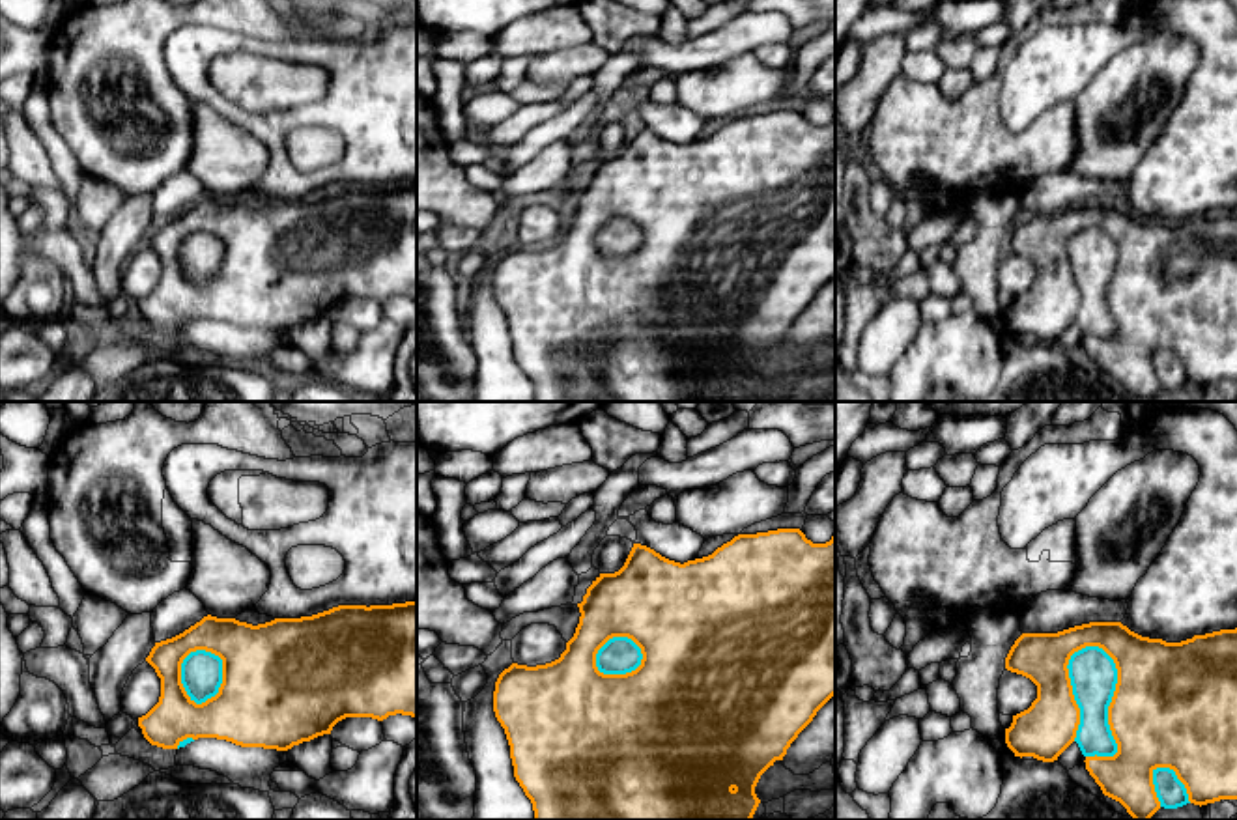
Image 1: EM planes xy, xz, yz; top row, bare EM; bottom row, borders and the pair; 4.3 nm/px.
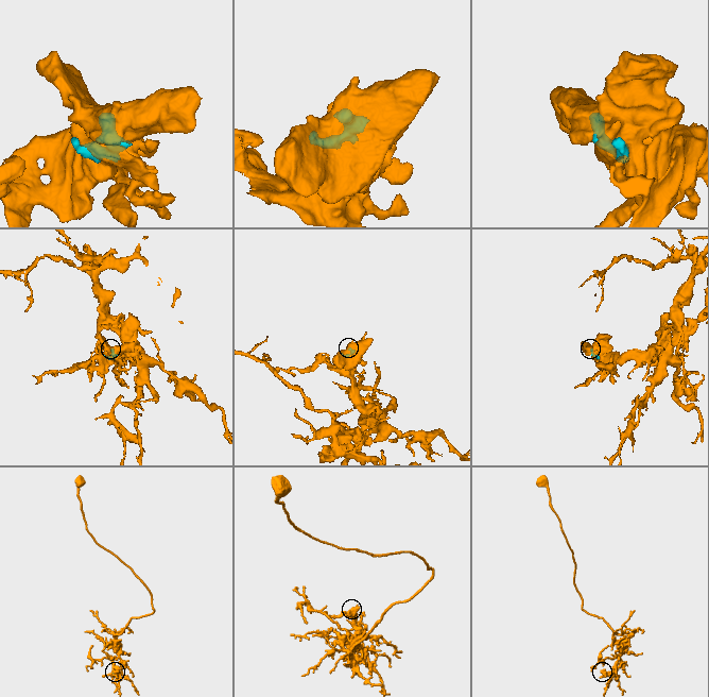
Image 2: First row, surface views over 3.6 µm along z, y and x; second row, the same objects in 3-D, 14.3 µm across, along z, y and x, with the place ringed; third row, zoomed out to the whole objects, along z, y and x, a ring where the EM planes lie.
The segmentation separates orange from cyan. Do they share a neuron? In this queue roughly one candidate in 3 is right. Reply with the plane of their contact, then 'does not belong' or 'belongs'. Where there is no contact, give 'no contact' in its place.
yz | does not belong

